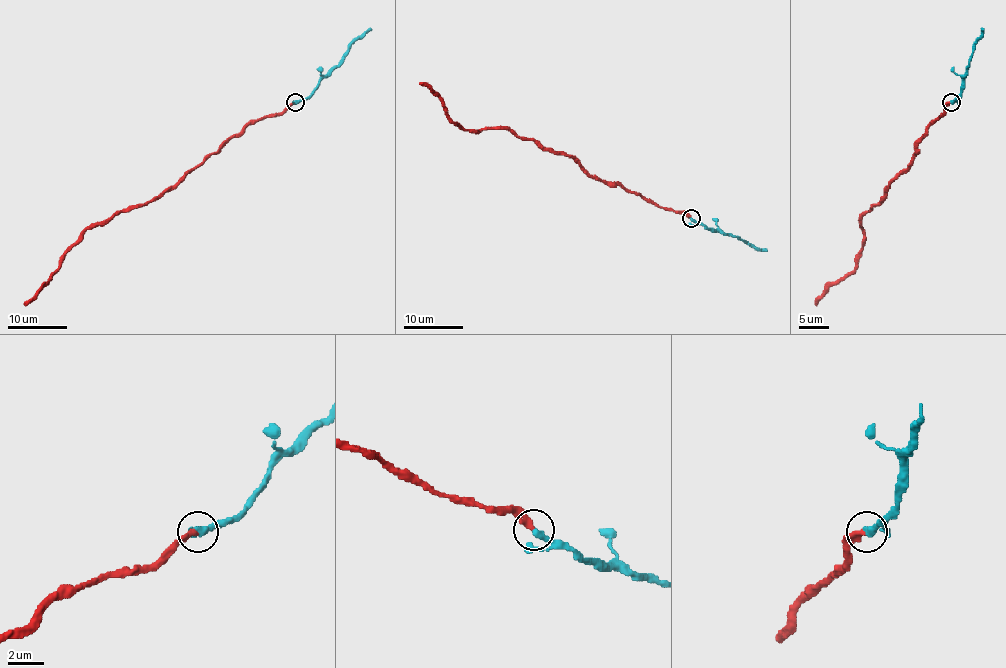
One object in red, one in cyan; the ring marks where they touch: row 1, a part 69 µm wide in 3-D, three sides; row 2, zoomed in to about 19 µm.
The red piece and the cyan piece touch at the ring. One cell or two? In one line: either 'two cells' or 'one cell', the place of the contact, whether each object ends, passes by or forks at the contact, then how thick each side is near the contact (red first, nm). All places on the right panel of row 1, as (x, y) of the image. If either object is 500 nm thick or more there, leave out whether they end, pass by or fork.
one cell; at (951, 102); red ends there; cyan ends there; 380 nm thick on the red side, 400 nm on the other

